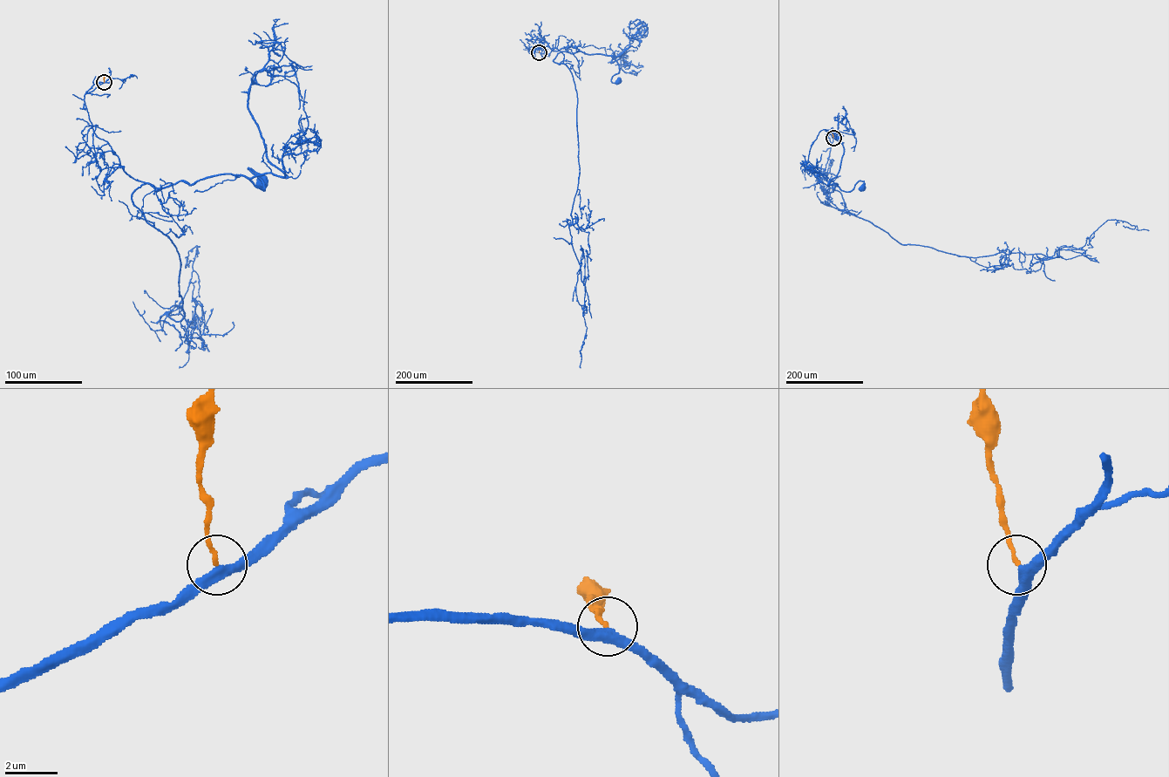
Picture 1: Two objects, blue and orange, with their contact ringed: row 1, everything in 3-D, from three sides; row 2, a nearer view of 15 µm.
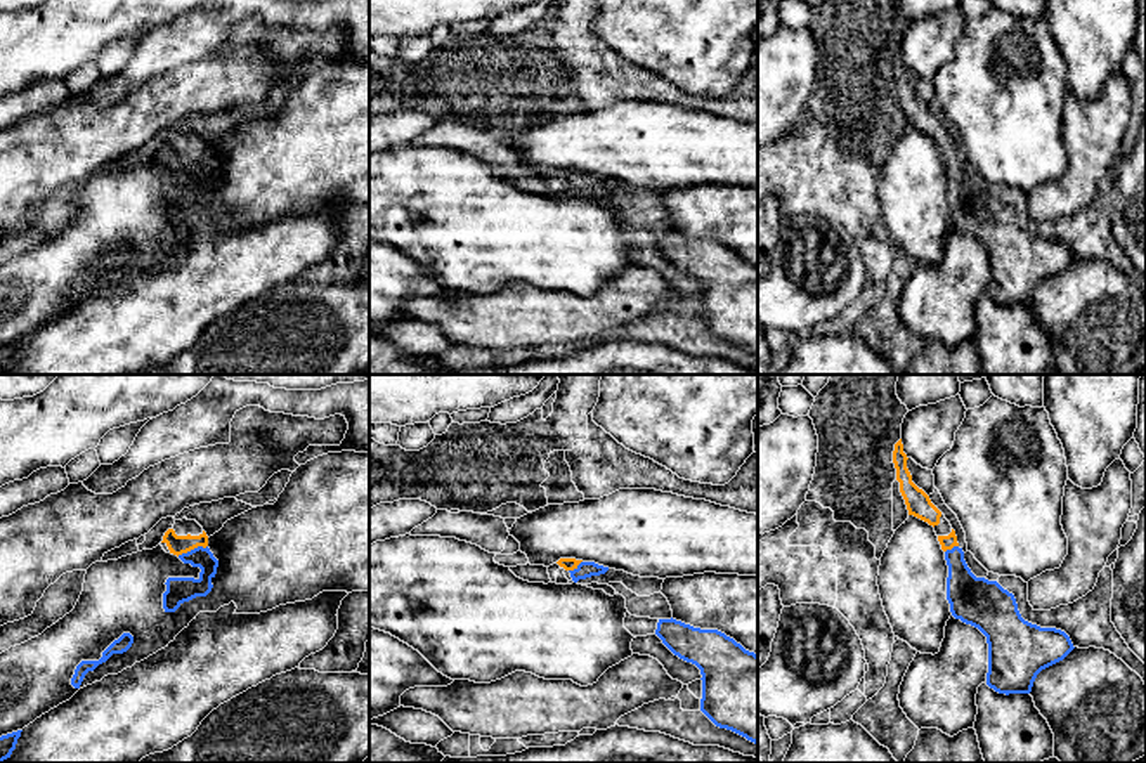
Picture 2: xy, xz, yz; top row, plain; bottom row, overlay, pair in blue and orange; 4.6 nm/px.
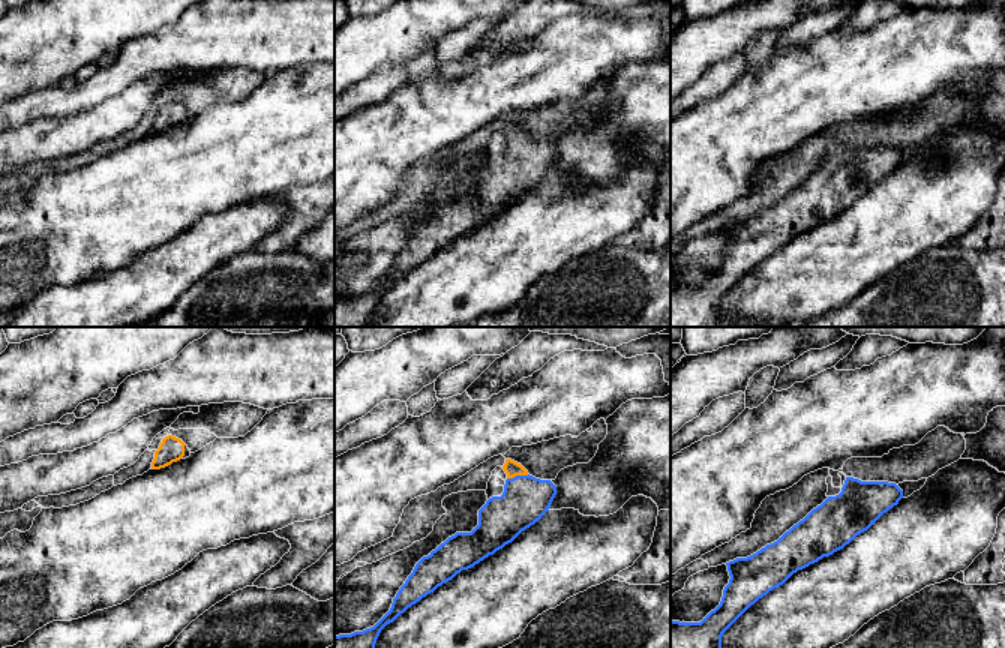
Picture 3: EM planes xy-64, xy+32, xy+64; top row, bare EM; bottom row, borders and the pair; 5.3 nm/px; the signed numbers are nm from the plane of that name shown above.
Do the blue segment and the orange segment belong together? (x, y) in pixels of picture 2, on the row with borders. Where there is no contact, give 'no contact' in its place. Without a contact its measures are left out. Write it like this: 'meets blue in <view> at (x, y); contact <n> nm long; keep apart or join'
meets blue in xy at (191, 550); contact 150 nm long; join

